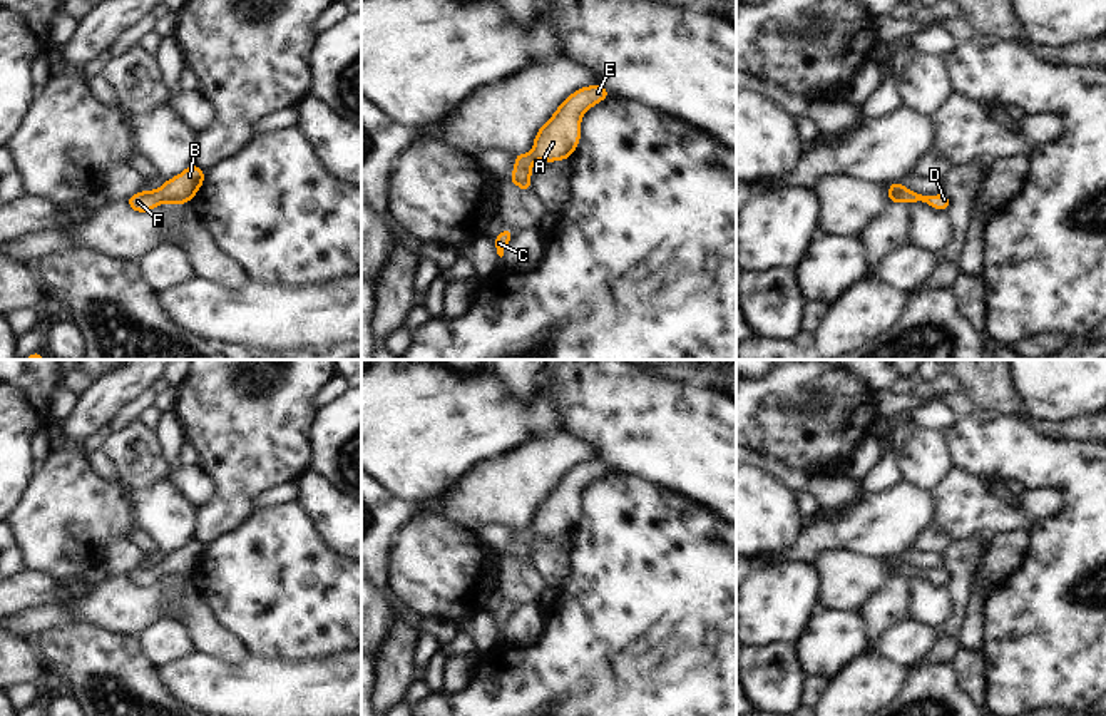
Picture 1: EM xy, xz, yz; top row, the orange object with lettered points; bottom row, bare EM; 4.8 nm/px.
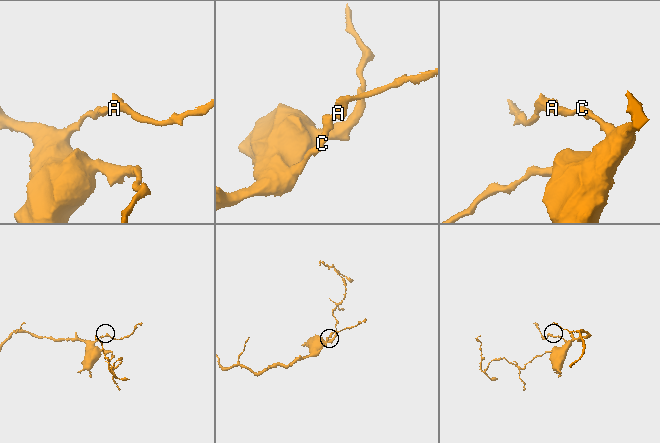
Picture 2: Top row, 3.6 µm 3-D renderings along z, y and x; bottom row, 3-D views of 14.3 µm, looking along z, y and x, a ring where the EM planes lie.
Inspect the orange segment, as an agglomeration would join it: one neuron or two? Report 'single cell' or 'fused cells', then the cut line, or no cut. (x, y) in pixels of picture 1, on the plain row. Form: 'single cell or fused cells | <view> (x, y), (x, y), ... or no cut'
single cell | no cut

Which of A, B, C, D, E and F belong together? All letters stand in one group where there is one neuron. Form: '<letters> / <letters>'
A B C D E F

